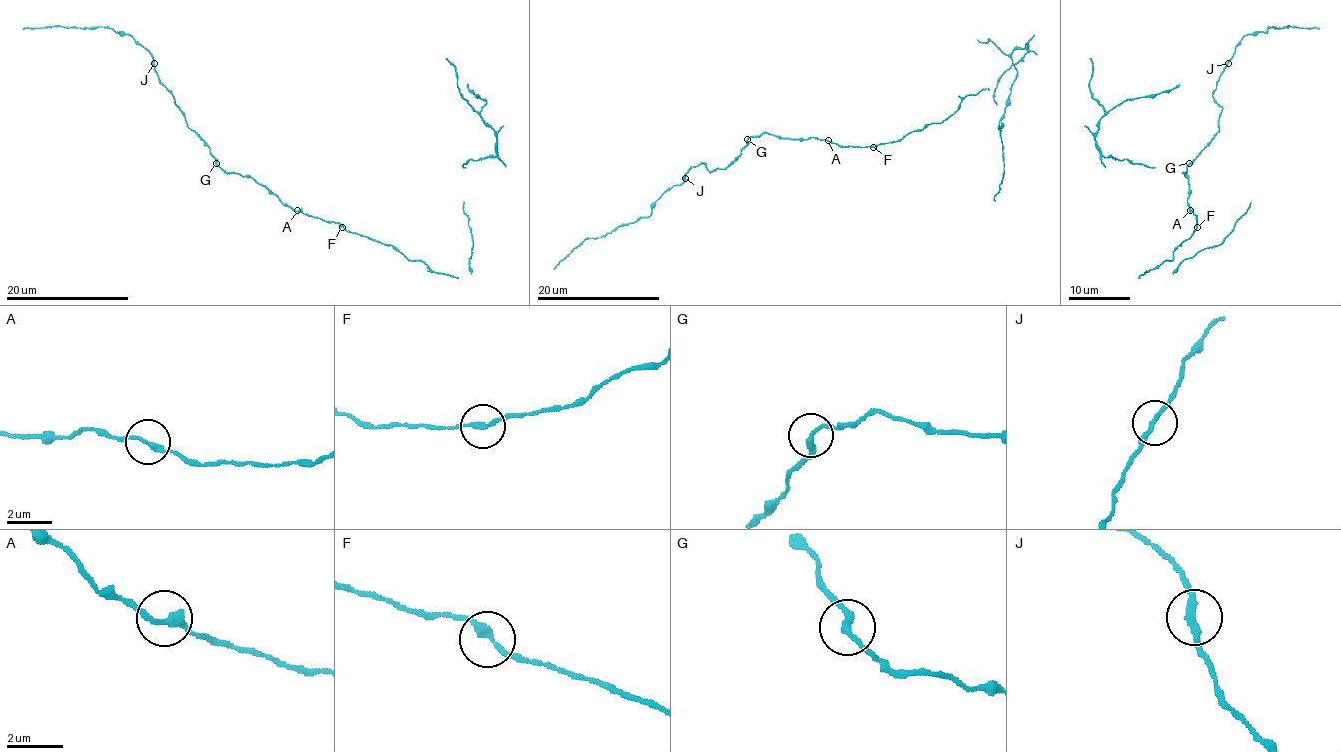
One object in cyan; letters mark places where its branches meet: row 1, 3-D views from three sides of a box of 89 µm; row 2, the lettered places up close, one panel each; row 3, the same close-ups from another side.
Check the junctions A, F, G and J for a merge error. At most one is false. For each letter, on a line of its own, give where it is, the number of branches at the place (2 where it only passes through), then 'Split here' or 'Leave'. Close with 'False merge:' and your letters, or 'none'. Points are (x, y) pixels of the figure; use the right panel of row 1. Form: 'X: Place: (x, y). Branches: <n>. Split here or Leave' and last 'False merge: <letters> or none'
A: Place: (1190, 210). Branches: 2. Leave
F: Place: (1197, 227). Branches: 2. Leave
G: Place: (1189, 163). Branches: 2. Leave
J: Place: (1228, 63). Branches: 2. Leave
False merge: none

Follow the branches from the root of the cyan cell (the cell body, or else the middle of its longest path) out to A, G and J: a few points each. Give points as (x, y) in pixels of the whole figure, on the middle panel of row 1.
A: (893, 142), (873, 147), (839, 147), (828, 140)
G: (893, 142), (873, 147), (839, 147), (825, 139), (782, 139), (769, 133), (747, 139)
J: (893, 142), (839, 147), (825, 139), (762, 133), (752, 136), (726, 168), (710, 173), (703, 162), (684, 177)

